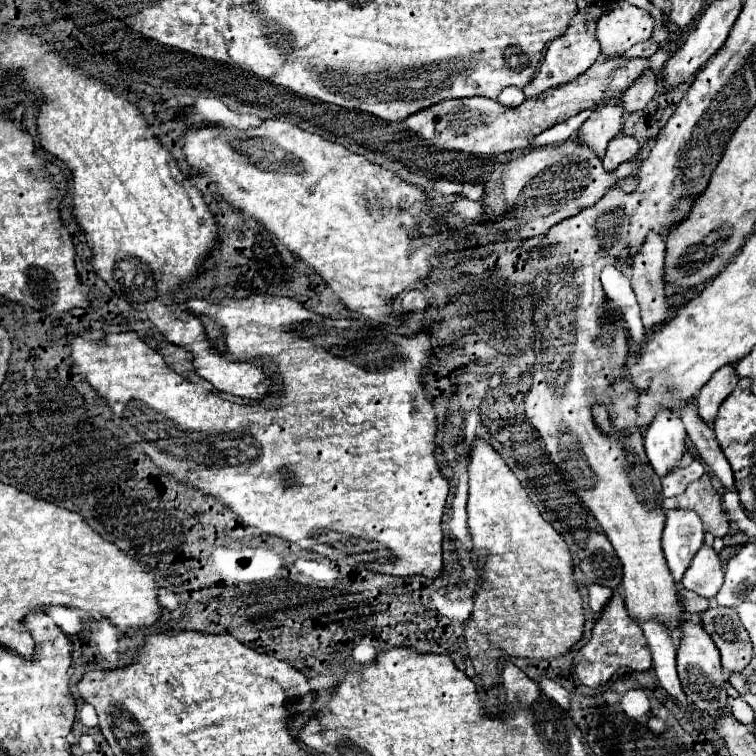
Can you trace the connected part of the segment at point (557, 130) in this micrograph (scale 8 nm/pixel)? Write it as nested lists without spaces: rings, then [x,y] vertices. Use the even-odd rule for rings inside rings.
[[[593,109],[581,111],[579,115],[575,115],[575,117],[569,117],[567,121],[563,121],[563,123],[557,123],[557,125],[553,125],[553,127],[545,129],[543,133],[535,135],[535,137],[533,137],[533,141],[529,143],[529,149],[543,147],[543,145],[553,145],[553,143],[561,143],[561,141],[569,139],[569,137],[571,137],[571,133],[575,133],[575,131],[577,131],[577,129],[583,125],[583,121],[585,121],[585,119],[591,115],[591,111],[593,111]]]

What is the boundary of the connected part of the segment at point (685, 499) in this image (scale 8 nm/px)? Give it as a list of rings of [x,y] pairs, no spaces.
[[[707,475],[695,483],[689,483],[681,495],[665,499],[663,505],[665,509],[673,509],[673,507],[693,509],[701,517],[705,531],[715,537],[725,537],[729,533],[729,519],[723,513],[721,499],[717,491],[711,487]]]

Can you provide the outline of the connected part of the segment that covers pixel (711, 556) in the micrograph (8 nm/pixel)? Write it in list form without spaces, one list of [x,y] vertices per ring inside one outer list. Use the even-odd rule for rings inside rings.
[[[703,545],[697,551],[681,579],[681,585],[705,599],[713,599],[719,593],[723,585],[723,567],[713,547]]]

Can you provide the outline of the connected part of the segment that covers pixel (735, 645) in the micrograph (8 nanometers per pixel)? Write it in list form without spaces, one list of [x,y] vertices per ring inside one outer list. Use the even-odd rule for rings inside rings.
[[[713,605],[701,615],[701,623],[721,651],[723,669],[739,673],[753,659],[753,645],[735,609]]]

